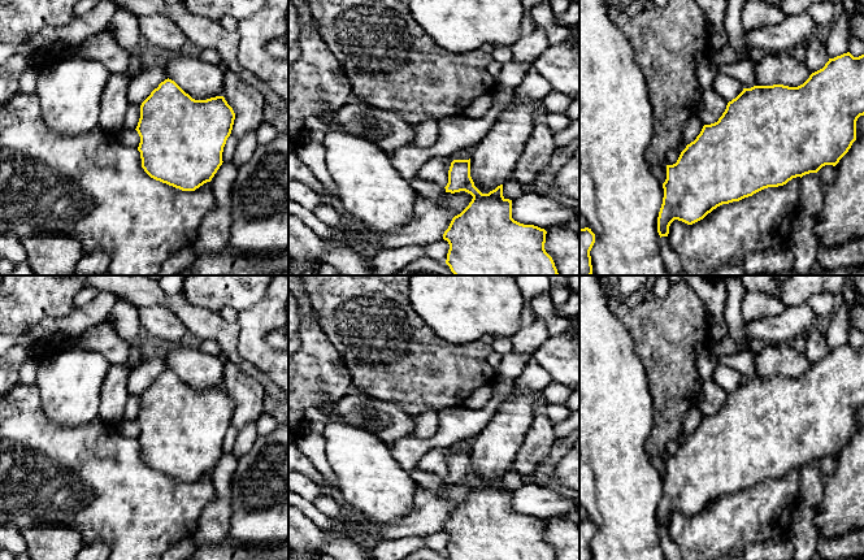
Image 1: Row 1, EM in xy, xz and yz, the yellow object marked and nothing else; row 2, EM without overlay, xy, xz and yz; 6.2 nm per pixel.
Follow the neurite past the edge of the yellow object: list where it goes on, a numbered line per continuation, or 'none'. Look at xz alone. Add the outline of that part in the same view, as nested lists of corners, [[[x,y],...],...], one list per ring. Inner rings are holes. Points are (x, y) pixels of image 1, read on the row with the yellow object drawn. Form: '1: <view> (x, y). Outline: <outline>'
1: xz (425, 189). Outline: [[[420,177],[411,179],[409,185],[413,190],[417,191],[420,197],[429,197],[437,201],[439,201],[439,199],[446,192],[446,188],[443,186],[439,186],[431,181],[425,181]]]

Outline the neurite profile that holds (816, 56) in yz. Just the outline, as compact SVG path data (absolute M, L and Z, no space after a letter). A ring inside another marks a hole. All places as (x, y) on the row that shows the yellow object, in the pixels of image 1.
M816 35L804 44L804 48L806 56L803 62L811 73L822 69L829 61L826 45Z

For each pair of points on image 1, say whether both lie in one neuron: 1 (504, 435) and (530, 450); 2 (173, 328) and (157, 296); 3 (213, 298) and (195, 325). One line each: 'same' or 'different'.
1: different
2: different
3: different

